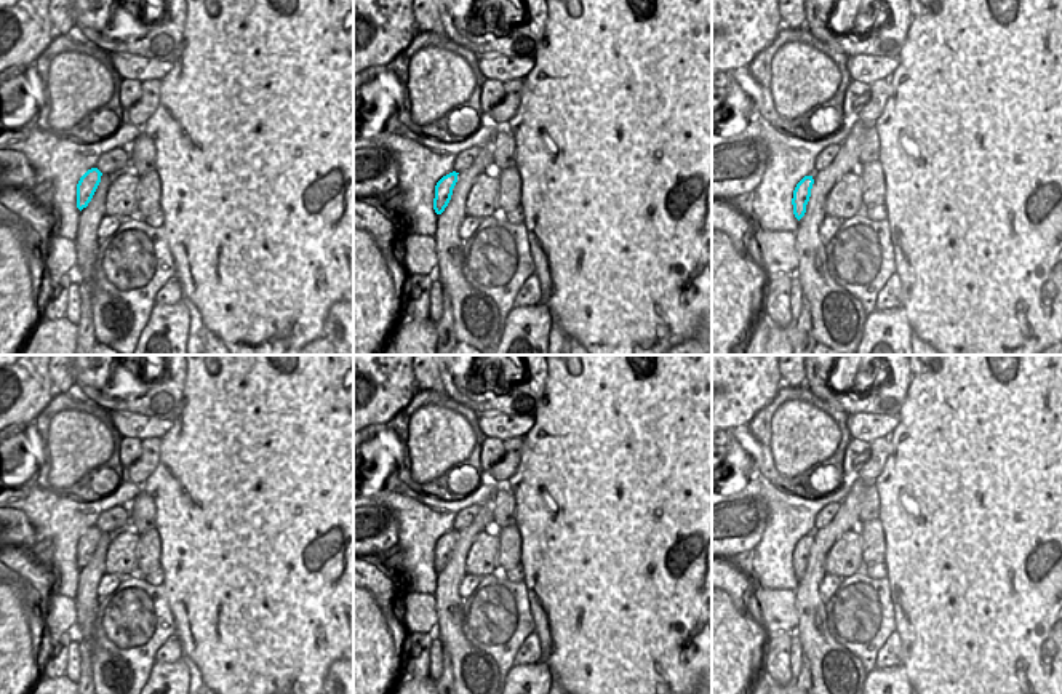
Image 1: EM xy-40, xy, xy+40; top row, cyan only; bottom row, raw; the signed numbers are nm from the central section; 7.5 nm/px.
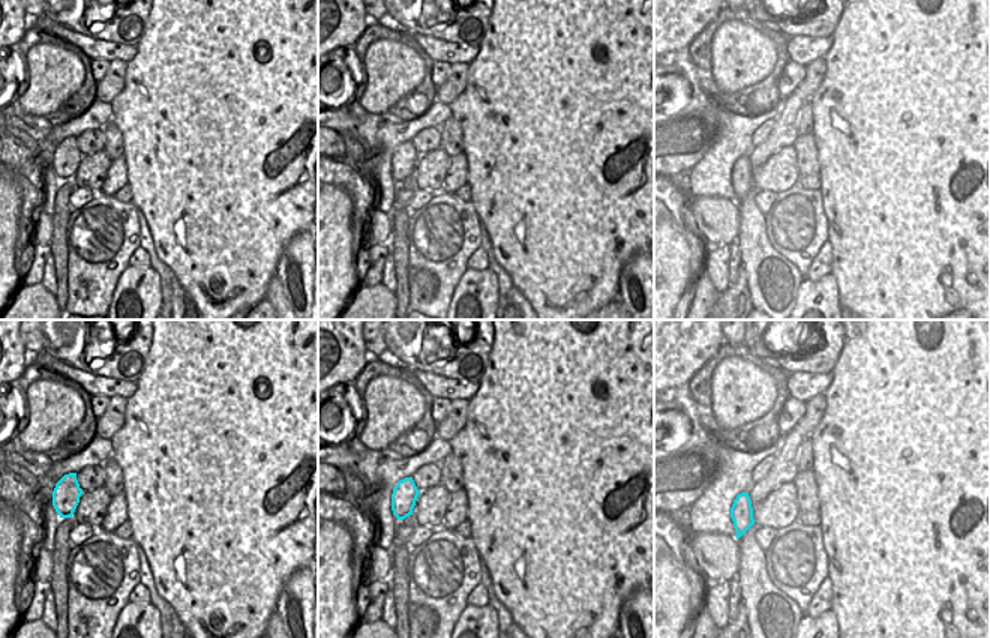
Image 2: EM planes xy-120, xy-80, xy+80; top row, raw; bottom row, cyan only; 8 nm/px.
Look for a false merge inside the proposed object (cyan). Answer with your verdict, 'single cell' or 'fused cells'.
single cell

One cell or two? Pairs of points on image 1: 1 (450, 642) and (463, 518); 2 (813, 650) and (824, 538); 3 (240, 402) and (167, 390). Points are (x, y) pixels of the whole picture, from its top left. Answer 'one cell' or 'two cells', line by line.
1: two cells
2: one cell
3: two cells

